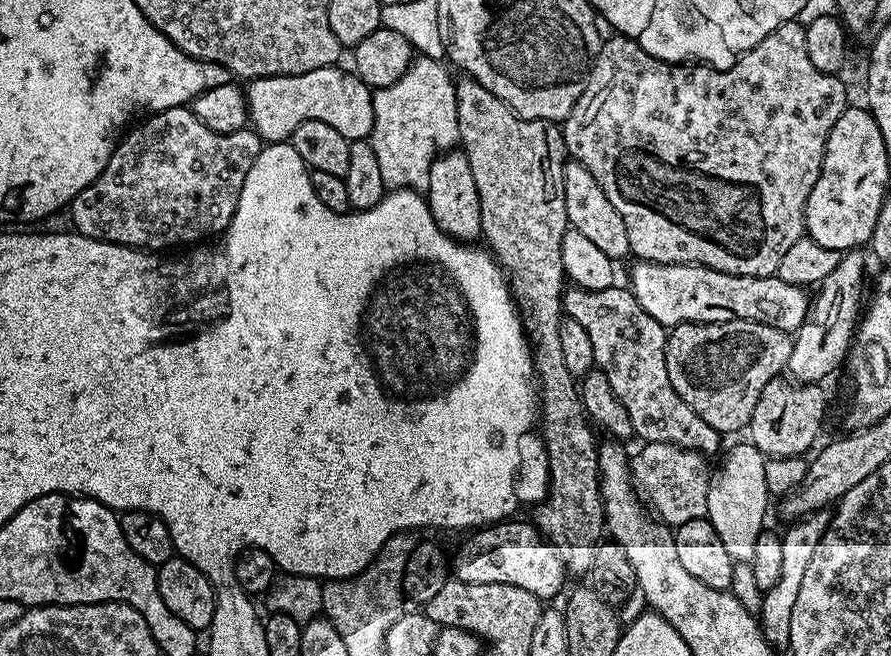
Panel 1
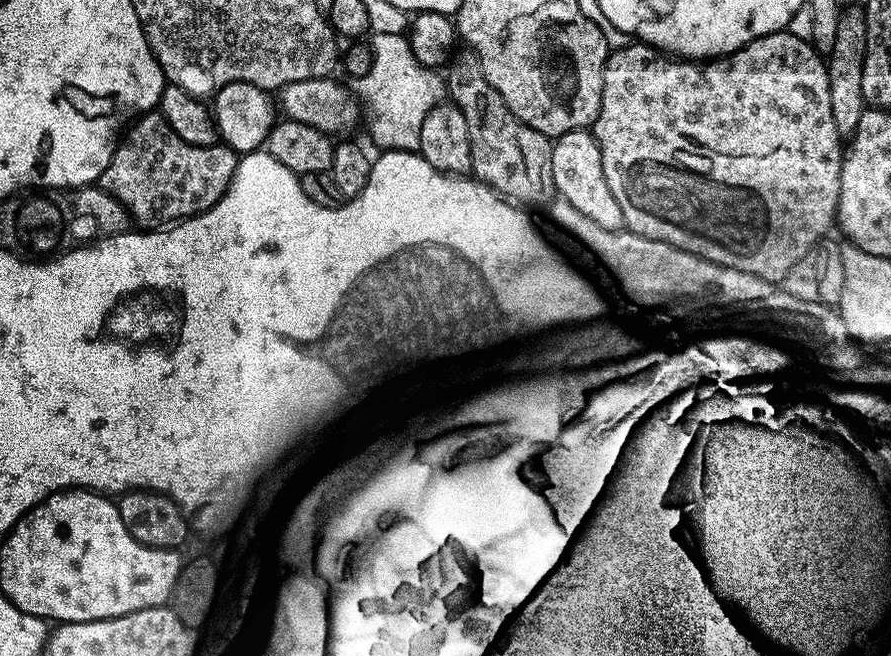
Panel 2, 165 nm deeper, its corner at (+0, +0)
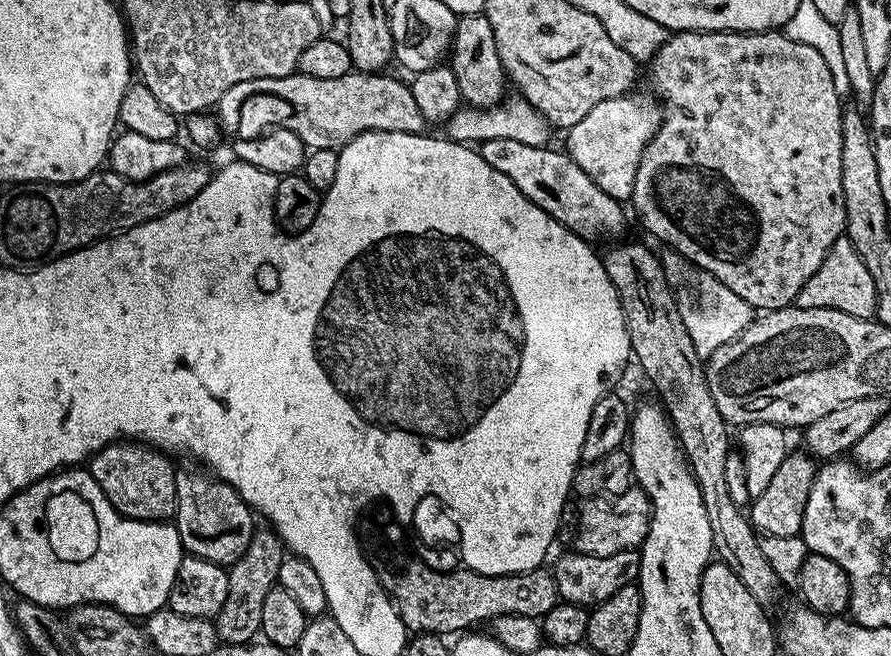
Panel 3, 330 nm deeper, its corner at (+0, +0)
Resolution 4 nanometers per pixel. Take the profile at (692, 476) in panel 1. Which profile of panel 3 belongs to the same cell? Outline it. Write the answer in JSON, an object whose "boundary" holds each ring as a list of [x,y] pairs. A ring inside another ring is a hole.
{"boundary":[[[638,486],[627,488],[620,496],[588,498],[580,505],[580,521],[574,541],[575,551],[591,556],[631,552],[643,545],[652,520],[652,502]]]}

